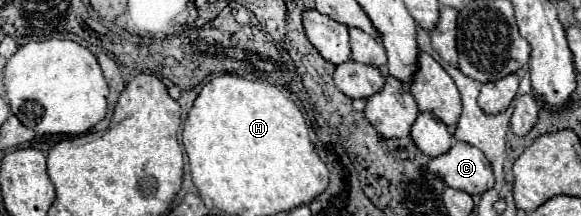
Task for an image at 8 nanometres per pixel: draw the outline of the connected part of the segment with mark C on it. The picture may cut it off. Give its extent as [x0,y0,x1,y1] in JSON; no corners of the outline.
[427,141,495,195]

